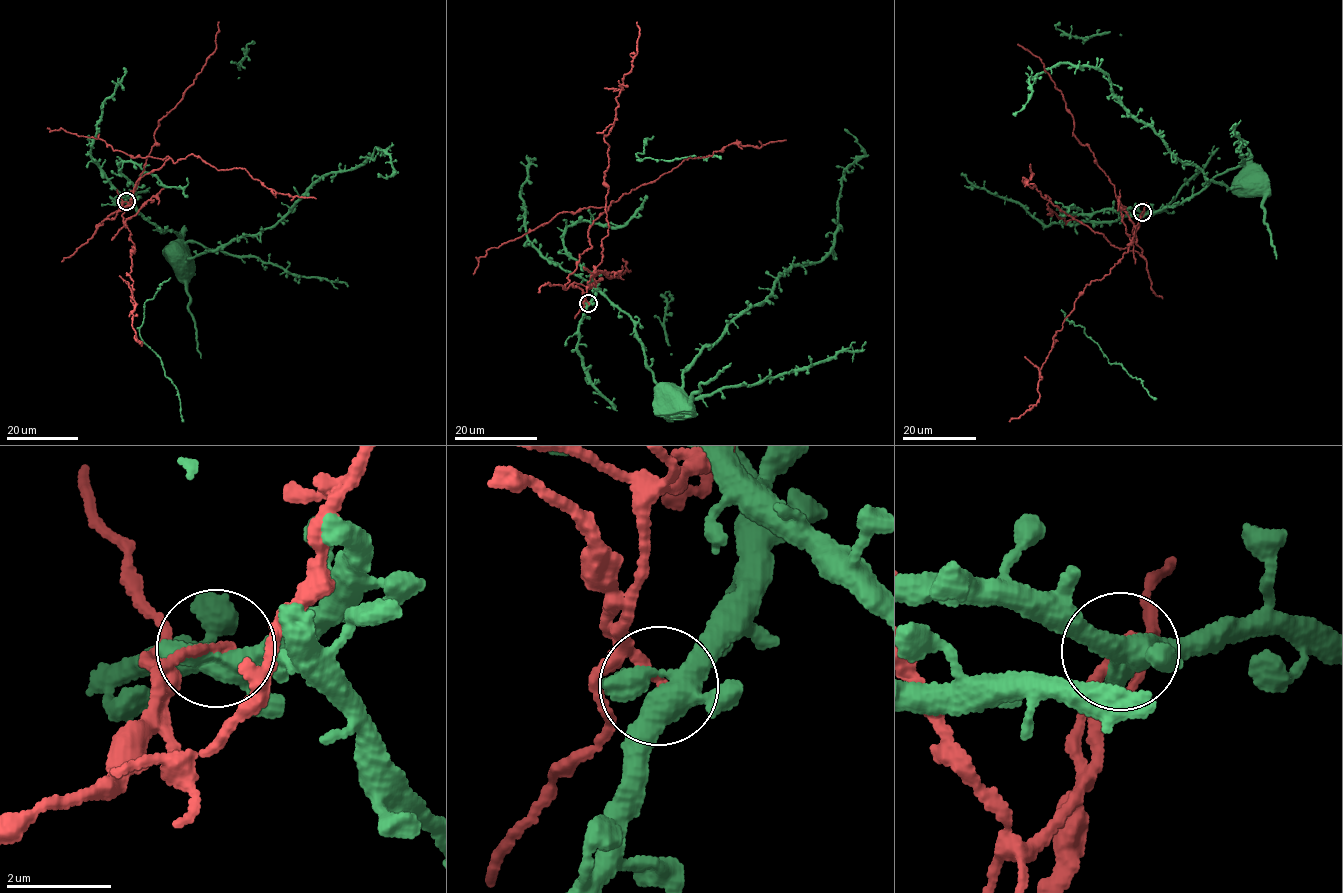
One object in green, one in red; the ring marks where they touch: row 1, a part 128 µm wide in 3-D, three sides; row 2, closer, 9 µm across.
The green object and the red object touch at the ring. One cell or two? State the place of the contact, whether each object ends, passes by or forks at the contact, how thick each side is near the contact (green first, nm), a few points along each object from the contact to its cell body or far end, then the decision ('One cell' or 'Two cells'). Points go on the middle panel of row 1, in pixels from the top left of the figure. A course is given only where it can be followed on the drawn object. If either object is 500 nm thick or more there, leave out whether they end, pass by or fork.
Place: (588, 303). At the ring green forks. At the ring red ends. Thickness 440 nm (green) against 220 nm. Course of green: (587, 303), (598, 286), (597, 290), (630, 317), (667, 407), (658, 401). Course of red: (587, 303), (575, 286), (563, 287), (591, 247), (589, 226), (611, 202), (689, 158), (786, 140). Two cells

